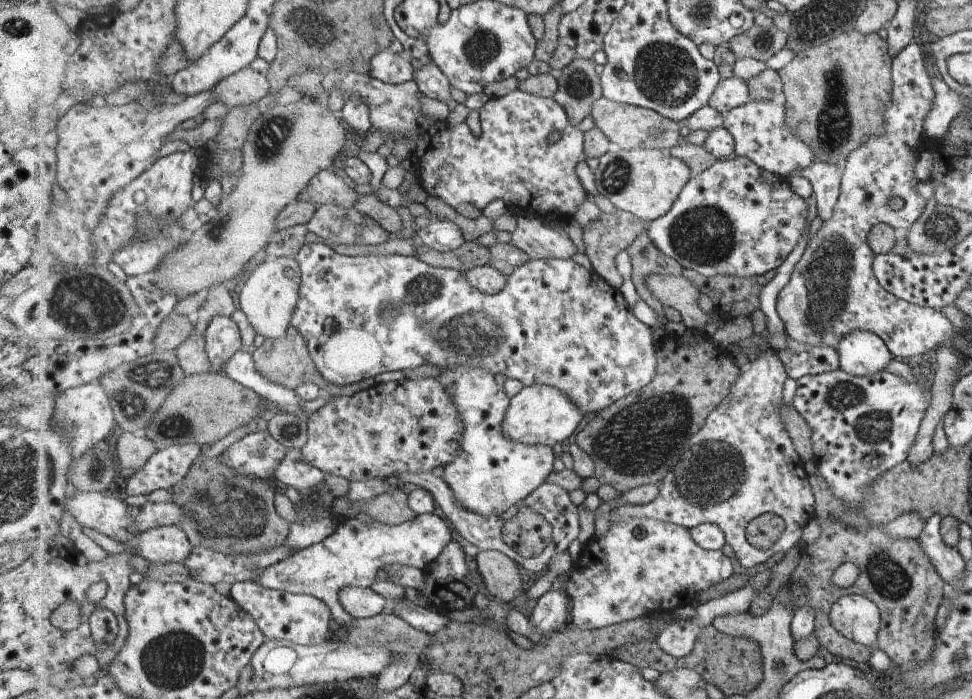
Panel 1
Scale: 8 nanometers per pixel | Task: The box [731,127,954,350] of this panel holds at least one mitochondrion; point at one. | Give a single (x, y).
(825, 277)

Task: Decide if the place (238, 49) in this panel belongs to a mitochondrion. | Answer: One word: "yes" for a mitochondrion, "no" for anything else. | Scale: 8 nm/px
no

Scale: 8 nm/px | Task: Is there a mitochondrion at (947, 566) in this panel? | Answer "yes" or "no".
no

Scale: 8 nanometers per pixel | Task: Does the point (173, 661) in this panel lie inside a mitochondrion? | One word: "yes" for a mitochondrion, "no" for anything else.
yes

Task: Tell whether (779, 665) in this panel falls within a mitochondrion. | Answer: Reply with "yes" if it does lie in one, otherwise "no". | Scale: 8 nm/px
no

